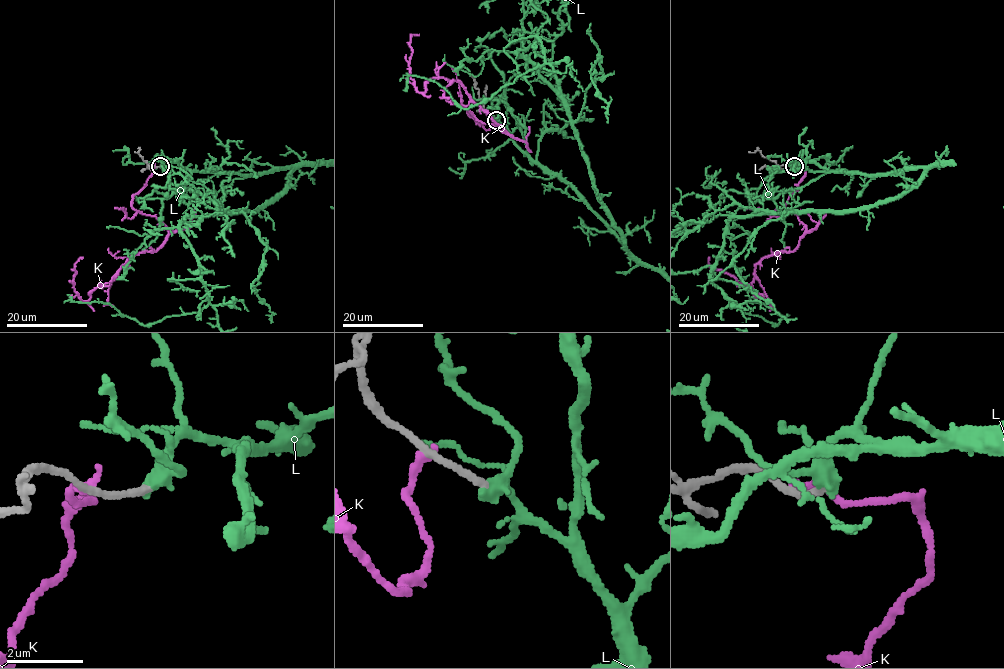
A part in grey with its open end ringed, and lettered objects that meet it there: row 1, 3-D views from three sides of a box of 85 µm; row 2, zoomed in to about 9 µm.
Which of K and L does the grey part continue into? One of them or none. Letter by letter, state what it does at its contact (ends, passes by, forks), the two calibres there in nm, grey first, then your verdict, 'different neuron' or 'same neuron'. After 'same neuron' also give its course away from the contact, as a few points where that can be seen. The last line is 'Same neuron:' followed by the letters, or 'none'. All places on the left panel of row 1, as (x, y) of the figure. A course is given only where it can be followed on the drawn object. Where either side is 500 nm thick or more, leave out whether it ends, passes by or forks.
K: it ends; calibres 170 and 260 nm; different neuron
L: it passes by; calibres 190 and 320 nm; same neuron
Same neuron: L

